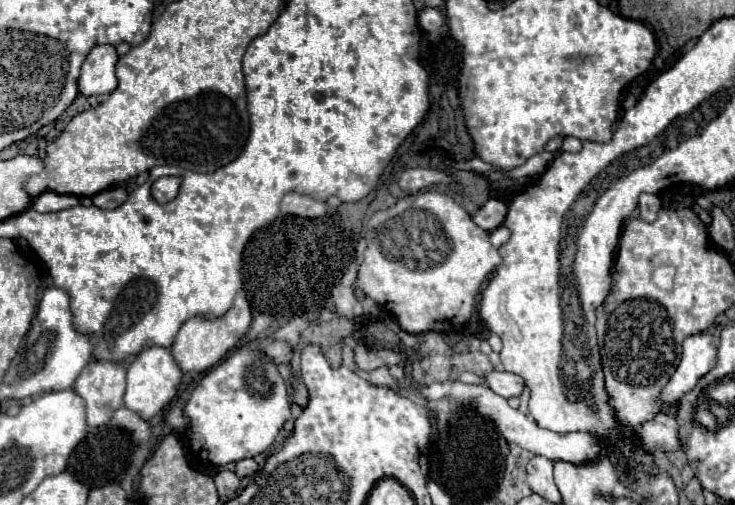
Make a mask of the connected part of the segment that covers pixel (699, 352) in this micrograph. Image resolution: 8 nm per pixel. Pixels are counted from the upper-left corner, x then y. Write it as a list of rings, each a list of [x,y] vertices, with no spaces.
[[[701,332],[701,334],[685,338],[681,362],[661,394],[663,406],[667,406],[671,402],[679,402],[679,398],[685,392],[693,390],[697,380],[715,366],[717,344],[719,344],[717,336],[713,336],[709,332]]]

